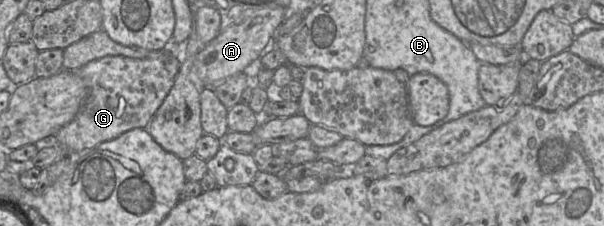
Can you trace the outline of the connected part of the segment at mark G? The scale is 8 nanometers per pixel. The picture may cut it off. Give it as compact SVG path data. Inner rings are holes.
M171 42L168 46L166 46L163 50L157 50L160 52L158 56L148 56L146 59L135 59L135 58L129 58L124 56L105 56L103 58L93 60L83 67L77 69L74 71L77 76L79 76L83 82L85 83L87 87L87 97L84 99L83 104L81 105L78 113L76 114L75 118L69 122L67 125L62 127L56 134L56 141L57 144L61 147L63 147L68 152L69 155L79 155L80 153L83 153L85 151L94 149L96 146L101 144L104 141L108 141L111 139L114 139L121 134L132 130L134 128L147 128L148 124L150 123L153 115L156 113L158 108L163 103L164 99L168 95L169 91L173 87L175 83L176 76L179 72L180 66L182 64L182 47L181 45L171 45Z

